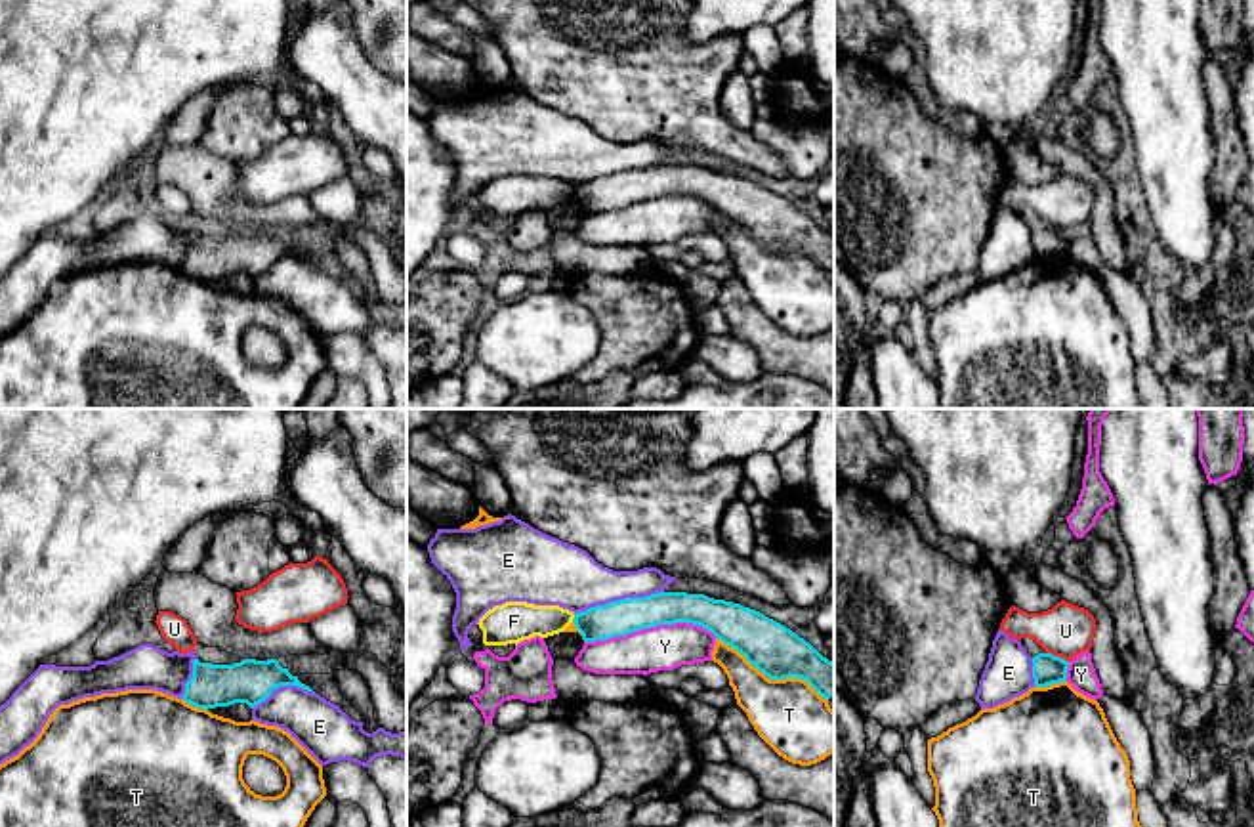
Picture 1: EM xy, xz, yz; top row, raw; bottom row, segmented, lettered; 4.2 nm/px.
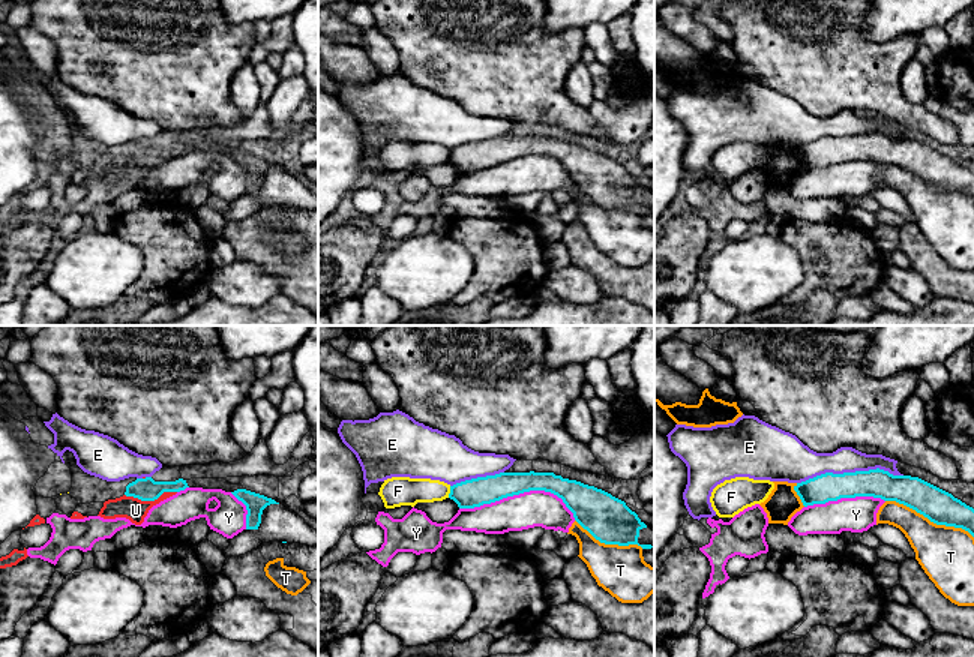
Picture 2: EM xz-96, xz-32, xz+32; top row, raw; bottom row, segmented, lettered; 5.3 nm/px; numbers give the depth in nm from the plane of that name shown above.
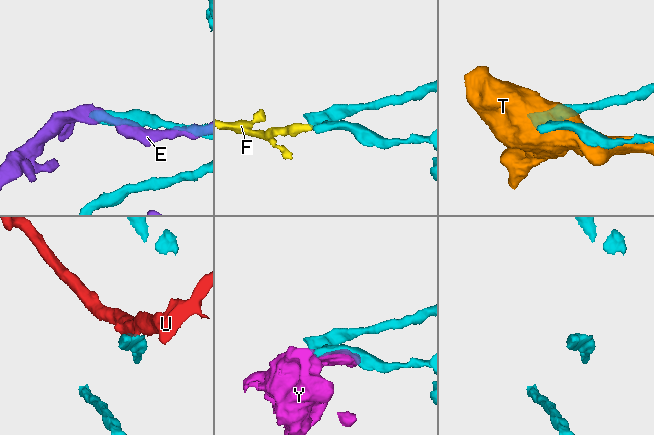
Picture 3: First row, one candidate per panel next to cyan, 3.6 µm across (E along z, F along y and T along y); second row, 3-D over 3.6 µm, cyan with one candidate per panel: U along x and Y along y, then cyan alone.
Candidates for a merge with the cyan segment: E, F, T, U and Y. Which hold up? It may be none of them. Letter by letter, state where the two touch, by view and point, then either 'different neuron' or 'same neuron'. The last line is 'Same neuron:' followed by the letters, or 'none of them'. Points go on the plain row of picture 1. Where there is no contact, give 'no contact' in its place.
E: xz (619, 172) | different neuron
F: xz (575, 190) | different neuron
T: xz (772, 251) | different neuron
U: yz (1058, 230) | different neuron
Y: xz (649, 199) | different neuron
Same neuron: none of them

